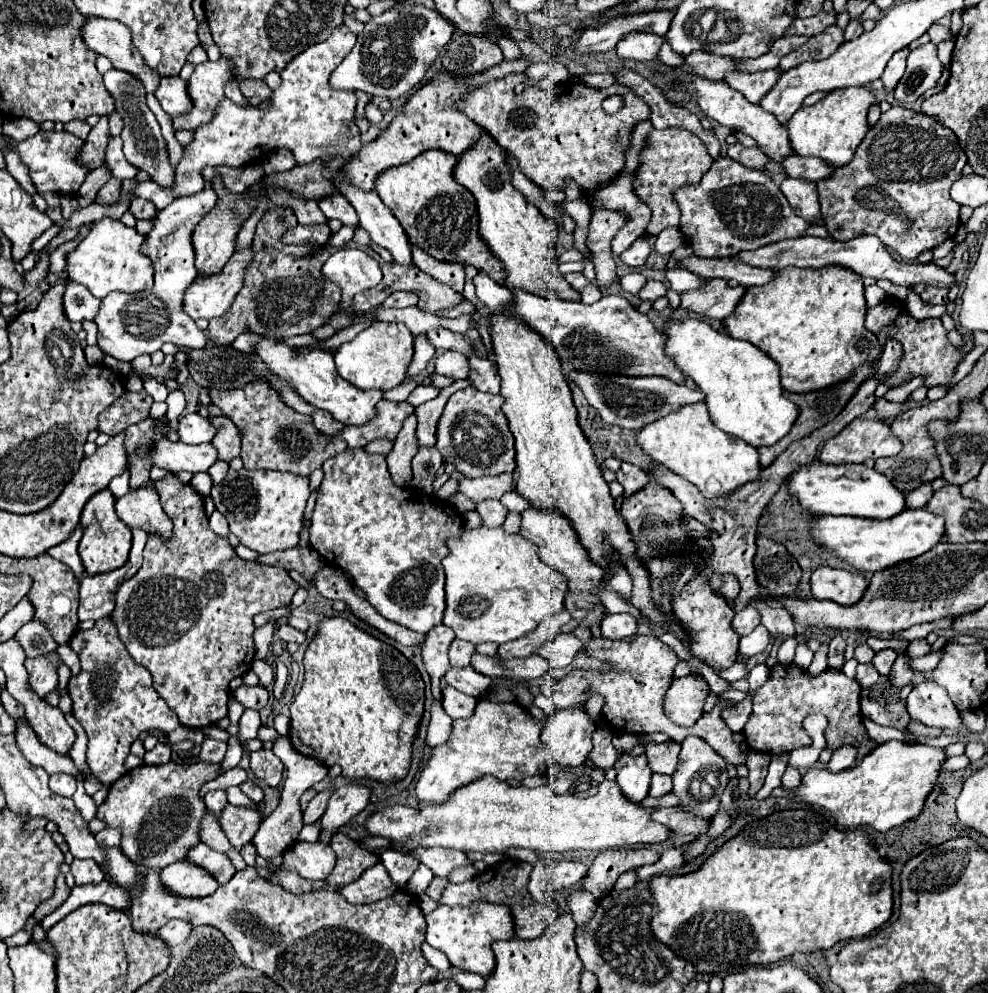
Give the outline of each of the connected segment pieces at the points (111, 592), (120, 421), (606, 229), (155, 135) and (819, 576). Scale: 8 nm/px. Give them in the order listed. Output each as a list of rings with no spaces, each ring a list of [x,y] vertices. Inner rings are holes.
[[[130,528],[130,530],[132,530],[132,550],[130,550],[128,562],[118,570],[112,570],[100,576],[85,575],[80,580],[77,611],[79,621],[96,621],[102,616],[110,616],[114,610],[116,590],[122,582],[126,582],[140,570],[142,550],[146,546],[148,534],[142,528]]]
[[[126,390],[118,400],[114,400],[104,412],[98,414],[98,430],[108,436],[124,432],[128,426],[138,424],[148,416],[152,402],[154,400],[146,390],[140,392]]]
[[[598,208],[592,210],[586,246],[596,266],[598,286],[610,286],[616,278],[614,260],[612,260],[612,238],[624,224],[626,220],[620,212],[608,212]]]
[[[116,68],[108,70],[104,74],[104,84],[108,88],[108,92],[114,96],[116,100],[116,112],[120,112],[120,116],[124,118],[124,130],[122,130],[122,152],[124,158],[138,170],[144,170],[152,182],[156,182],[162,188],[170,188],[174,184],[174,168],[168,160],[168,152],[166,152],[166,140],[160,134],[160,124],[156,122],[152,110],[146,106],[146,92],[144,86],[140,86],[140,82],[134,76],[128,76],[126,72],[120,72]]]
[[[818,568],[810,578],[810,588],[816,600],[832,600],[842,606],[852,606],[862,598],[868,580],[862,574],[846,570]]]

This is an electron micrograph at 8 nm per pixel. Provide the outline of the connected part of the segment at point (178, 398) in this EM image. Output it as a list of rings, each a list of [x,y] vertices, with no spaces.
[[[181,390],[171,392],[166,399],[166,403],[168,406],[166,416],[169,426],[176,431],[178,428],[178,416],[181,415],[186,406],[184,393]]]

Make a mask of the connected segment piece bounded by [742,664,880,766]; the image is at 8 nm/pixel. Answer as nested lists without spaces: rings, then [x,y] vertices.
[[[776,664],[774,668],[770,668],[770,676],[768,680],[756,690],[752,692],[752,716],[748,720],[748,724],[744,726],[742,734],[746,738],[746,744],[750,750],[756,750],[756,752],[766,752],[766,754],[788,754],[796,748],[802,748],[802,746],[810,746],[810,738],[808,734],[804,732],[802,728],[802,720],[810,714],[824,714],[828,718],[828,728],[825,731],[825,738],[827,741],[828,750],[836,750],[842,745],[856,746],[858,748],[858,754],[856,754],[856,762],[854,766],[862,760],[864,754],[870,754],[876,746],[880,746],[878,742],[870,740],[870,736],[866,734],[866,728],[862,724],[862,716],[860,716],[860,684],[852,678],[848,678],[844,672],[840,670],[824,670],[822,674],[818,676],[810,676],[806,670],[798,668],[796,664]]]

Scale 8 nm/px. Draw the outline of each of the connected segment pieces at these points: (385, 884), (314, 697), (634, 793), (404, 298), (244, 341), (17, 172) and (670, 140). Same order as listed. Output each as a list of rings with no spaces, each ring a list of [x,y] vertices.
[[[376,864],[368,868],[356,882],[344,886],[342,896],[346,896],[346,900],[352,904],[370,904],[394,896],[396,890],[400,890],[400,886],[394,884],[382,864]]]
[[[342,616],[324,618],[314,642],[304,654],[304,682],[290,706],[290,742],[302,754],[324,766],[340,766],[346,780],[370,778],[384,784],[404,780],[410,770],[412,744],[424,714],[424,682],[414,664],[396,648],[356,628]]]
[[[622,754],[616,764],[616,782],[622,788],[624,796],[628,796],[630,800],[644,800],[648,796],[648,788],[650,788],[650,766],[648,766],[648,758],[644,754],[640,756],[630,756],[630,754]]]
[[[394,292],[382,302],[382,306],[384,308],[406,308],[406,306],[416,306],[416,302],[418,298],[414,292]]]
[[[242,333],[233,342],[232,347],[238,352],[252,354],[259,342],[259,338],[249,333]]]
[[[2,148],[4,152],[4,160],[6,160],[6,170],[16,178],[16,182],[30,194],[34,196],[36,194],[36,188],[28,176],[28,166],[20,160],[20,156],[14,152],[14,148]]]
[[[684,128],[650,130],[648,140],[644,142],[644,148],[640,152],[640,168],[632,182],[636,196],[652,210],[652,218],[644,230],[646,234],[656,236],[660,230],[680,224],[680,212],[676,204],[672,204],[672,192],[684,184],[696,184],[696,180],[700,180],[704,172],[708,172],[710,164],[712,164],[712,156],[708,154],[702,140],[692,132]]]

